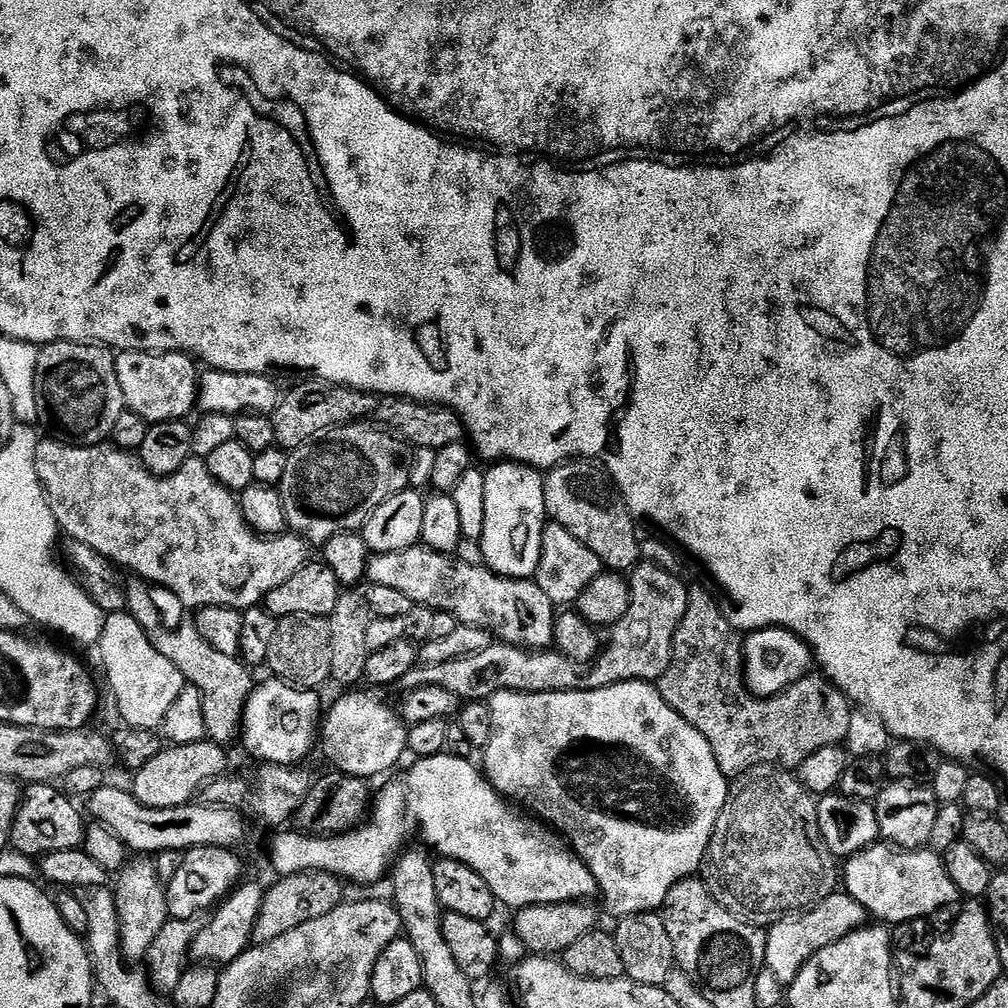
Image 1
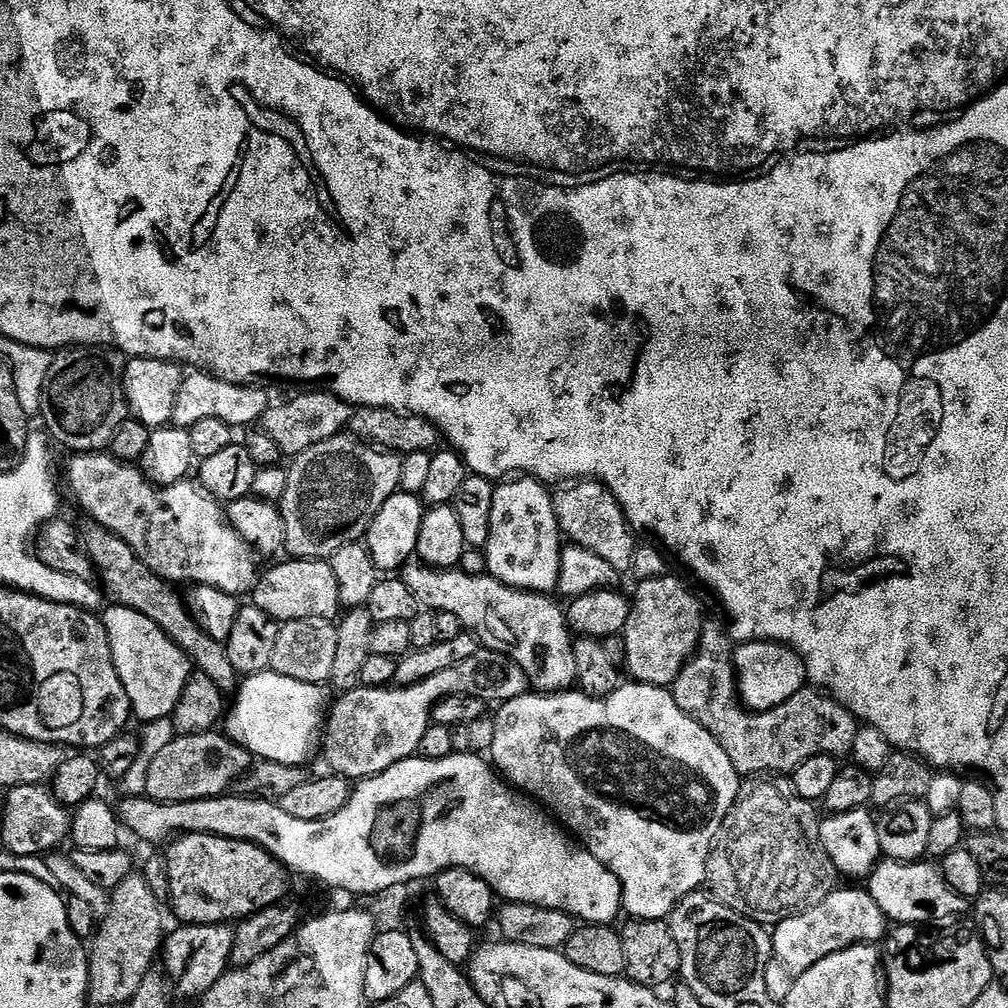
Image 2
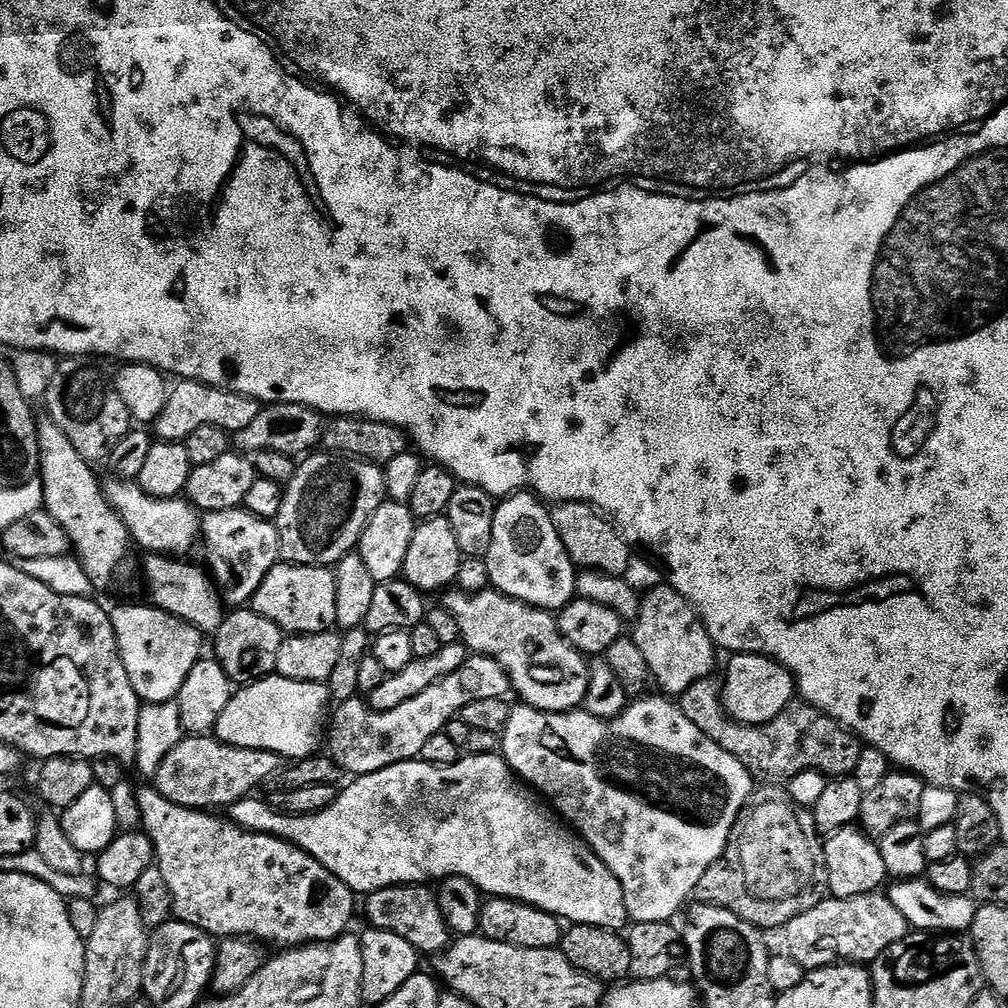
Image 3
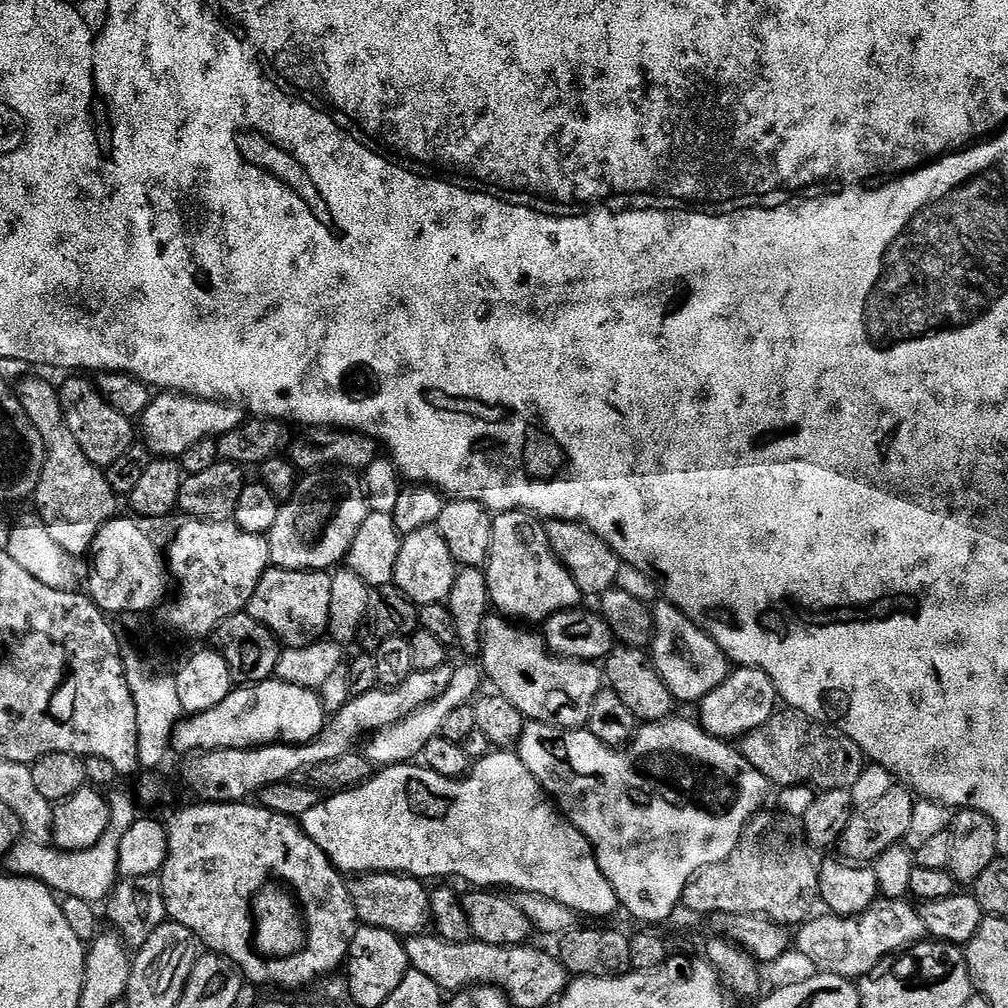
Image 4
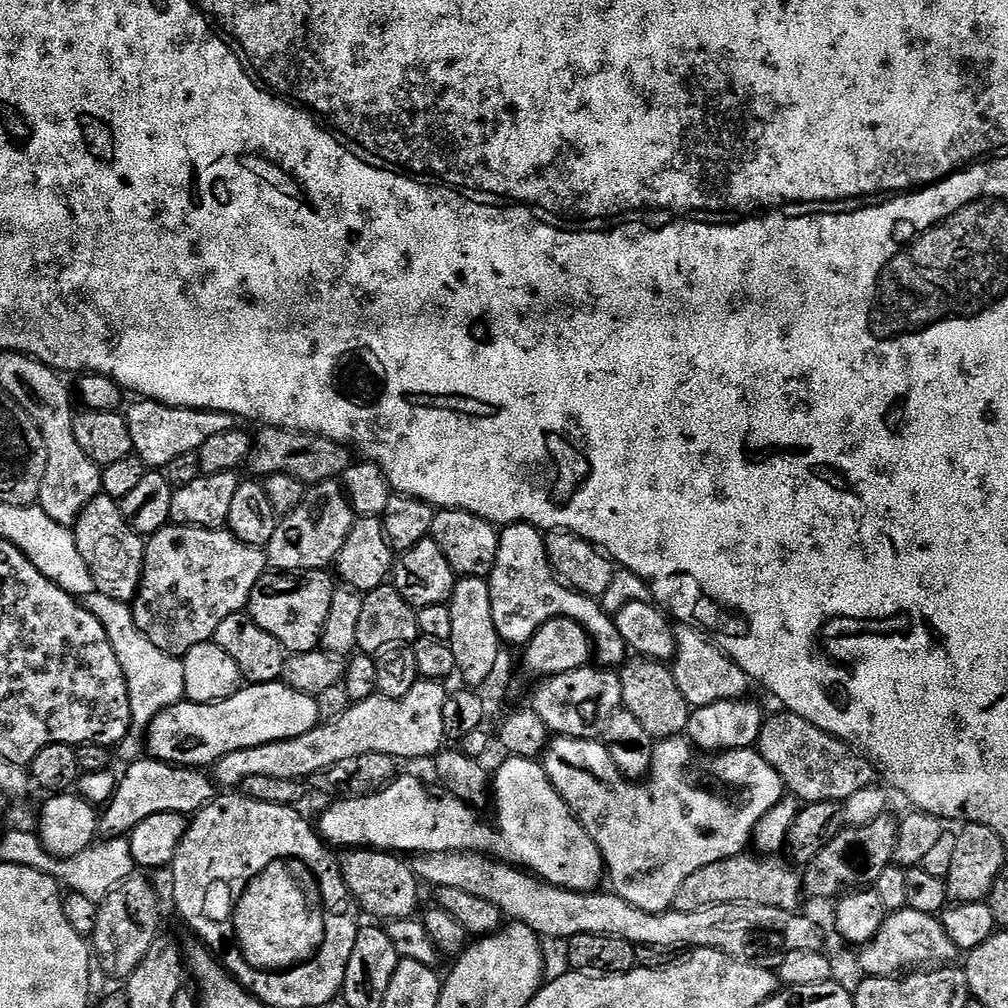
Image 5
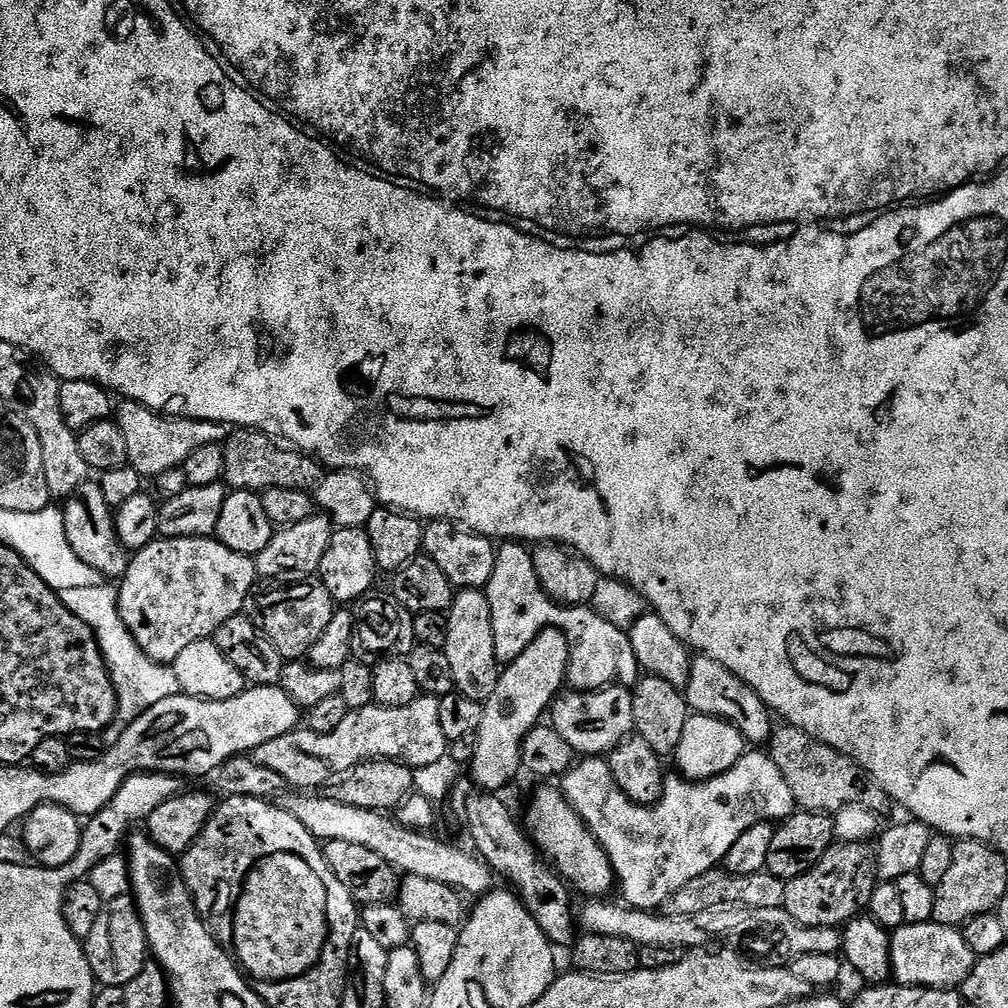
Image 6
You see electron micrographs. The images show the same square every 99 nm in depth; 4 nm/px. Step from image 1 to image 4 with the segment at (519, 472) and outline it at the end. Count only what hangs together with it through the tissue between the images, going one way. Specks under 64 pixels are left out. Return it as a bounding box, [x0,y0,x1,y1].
[486,510,582,626]

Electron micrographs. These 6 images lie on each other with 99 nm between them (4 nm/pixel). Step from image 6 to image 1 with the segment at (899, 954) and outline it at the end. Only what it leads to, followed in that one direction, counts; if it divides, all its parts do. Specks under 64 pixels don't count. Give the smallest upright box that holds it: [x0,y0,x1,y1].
[765,890,869,986]

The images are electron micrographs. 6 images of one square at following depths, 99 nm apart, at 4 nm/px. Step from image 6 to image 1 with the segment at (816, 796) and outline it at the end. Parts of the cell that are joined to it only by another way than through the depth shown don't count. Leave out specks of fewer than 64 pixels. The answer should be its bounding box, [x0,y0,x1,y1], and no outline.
[658,587,854,778]

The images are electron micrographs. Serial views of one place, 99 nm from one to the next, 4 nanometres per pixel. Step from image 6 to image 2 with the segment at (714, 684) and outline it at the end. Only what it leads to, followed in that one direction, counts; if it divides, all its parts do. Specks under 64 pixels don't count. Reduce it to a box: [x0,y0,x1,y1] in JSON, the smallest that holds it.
[622,574,705,688]

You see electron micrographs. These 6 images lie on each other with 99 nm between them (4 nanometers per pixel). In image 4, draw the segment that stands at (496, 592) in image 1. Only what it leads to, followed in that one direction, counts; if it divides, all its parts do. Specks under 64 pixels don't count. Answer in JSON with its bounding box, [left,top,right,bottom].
[478,614,606,729]

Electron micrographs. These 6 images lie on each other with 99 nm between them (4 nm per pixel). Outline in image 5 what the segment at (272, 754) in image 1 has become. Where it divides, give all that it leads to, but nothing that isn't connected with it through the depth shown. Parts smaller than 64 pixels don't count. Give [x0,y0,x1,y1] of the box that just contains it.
[145,683,321,768]

